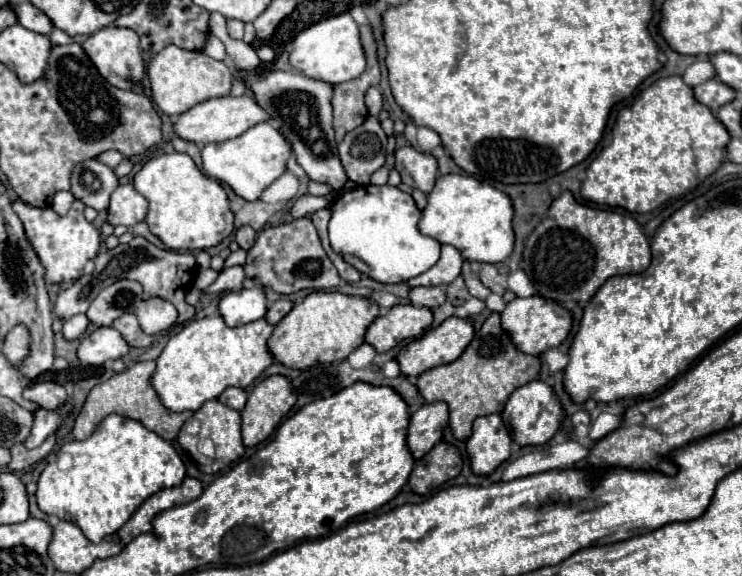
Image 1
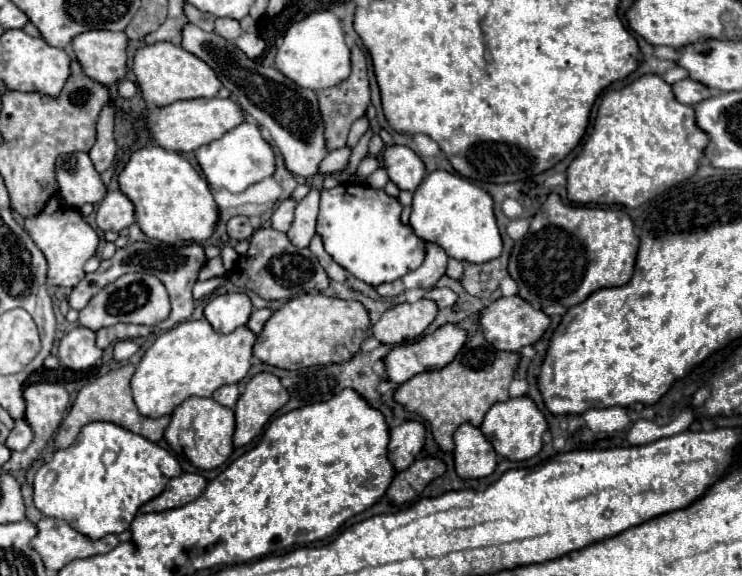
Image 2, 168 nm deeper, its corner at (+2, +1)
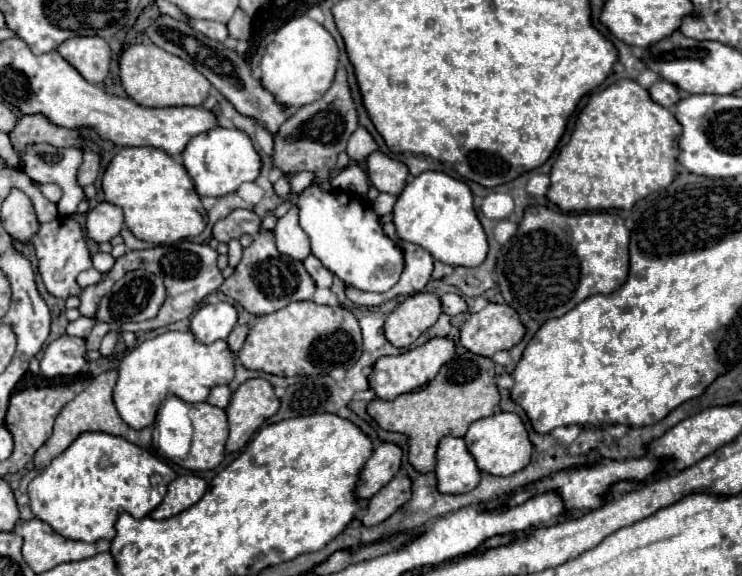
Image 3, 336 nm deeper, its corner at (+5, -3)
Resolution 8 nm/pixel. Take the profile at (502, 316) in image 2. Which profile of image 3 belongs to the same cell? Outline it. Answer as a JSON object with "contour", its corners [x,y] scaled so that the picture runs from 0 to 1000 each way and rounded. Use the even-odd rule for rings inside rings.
{"contour":[[[658,528],[652,538],[633,545],[620,573],[620,594],[639,615],[647,618],[666,618],[671,608],[687,608],[695,601],[709,580],[709,566],[701,556],[698,542],[685,528]]]}

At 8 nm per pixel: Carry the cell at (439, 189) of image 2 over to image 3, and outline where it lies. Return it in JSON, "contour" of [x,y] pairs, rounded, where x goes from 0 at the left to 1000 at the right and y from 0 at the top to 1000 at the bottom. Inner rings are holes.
{"contour":[[[569,299],[555,309],[531,358],[534,406],[574,431],[585,451],[606,462],[647,462],[658,444],[658,413],[644,382],[633,323],[598,299]]]}

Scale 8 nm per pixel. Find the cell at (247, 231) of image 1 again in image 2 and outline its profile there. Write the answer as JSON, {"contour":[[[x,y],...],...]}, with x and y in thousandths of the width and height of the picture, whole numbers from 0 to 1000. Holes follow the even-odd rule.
{"contour":[[[314,375],[306,385],[306,406],[311,417],[322,420],[322,417],[336,417],[341,406],[341,392],[336,389],[333,375]]]}

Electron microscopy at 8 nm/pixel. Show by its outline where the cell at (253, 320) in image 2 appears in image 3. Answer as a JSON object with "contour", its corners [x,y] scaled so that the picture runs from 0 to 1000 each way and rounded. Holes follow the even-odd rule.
{"contour":[[[315,566],[315,573],[310,576],[310,583],[307,583],[307,601],[310,601],[310,608],[313,611],[321,611],[323,604],[326,604],[326,597],[329,597],[329,590],[334,587],[334,573],[337,573],[337,566]]]}

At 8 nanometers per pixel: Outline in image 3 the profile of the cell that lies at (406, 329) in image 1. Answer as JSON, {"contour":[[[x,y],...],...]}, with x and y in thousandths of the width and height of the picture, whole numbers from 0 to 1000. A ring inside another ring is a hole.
{"contour":[[[563,507],[531,535],[518,563],[520,590],[534,604],[550,604],[593,549],[596,528],[588,510]]]}

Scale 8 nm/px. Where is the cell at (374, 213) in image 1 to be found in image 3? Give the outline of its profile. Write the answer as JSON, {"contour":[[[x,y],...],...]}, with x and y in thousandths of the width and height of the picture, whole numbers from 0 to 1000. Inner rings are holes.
{"contour":[[[420,319],[399,344],[399,354],[404,361],[404,392],[420,424],[420,441],[458,486],[493,507],[523,507],[523,500],[539,486],[539,472],[544,469],[544,434],[536,427],[536,417],[518,406],[512,375],[485,340],[469,330],[434,330],[429,319]]]}

